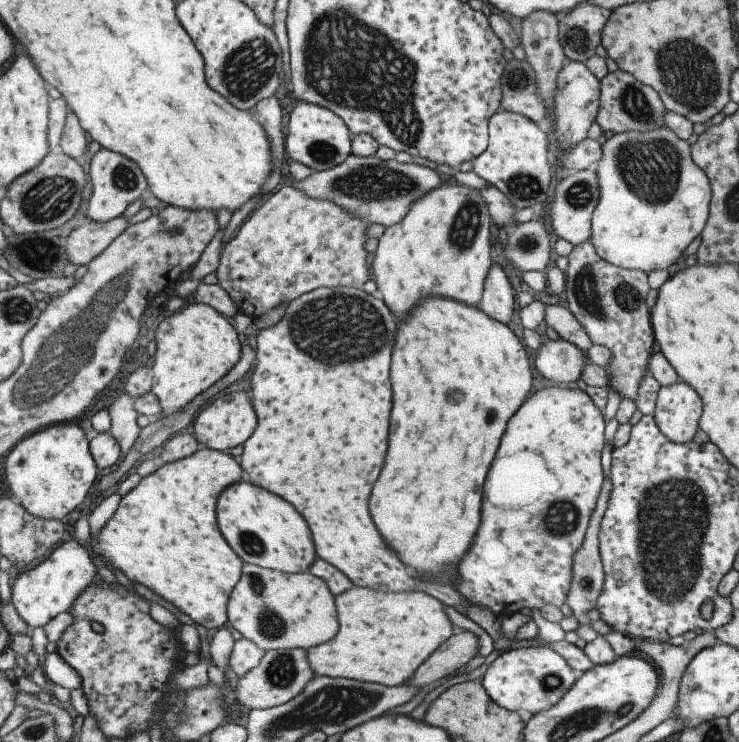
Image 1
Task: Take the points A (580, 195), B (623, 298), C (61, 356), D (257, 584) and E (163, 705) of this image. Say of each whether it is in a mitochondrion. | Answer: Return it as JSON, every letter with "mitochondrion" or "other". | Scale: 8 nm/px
{"A":"mitochondrion","B":"mitochondrion","C":"mitochondrion","D":"mitochondrion","E":"other"}

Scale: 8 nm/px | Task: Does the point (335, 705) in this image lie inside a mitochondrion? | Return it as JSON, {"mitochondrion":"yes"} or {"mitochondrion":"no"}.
{"mitochondrion":"yes"}

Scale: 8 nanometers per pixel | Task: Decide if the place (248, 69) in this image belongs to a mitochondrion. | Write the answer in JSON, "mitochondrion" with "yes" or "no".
{"mitochondrion":"yes"}

